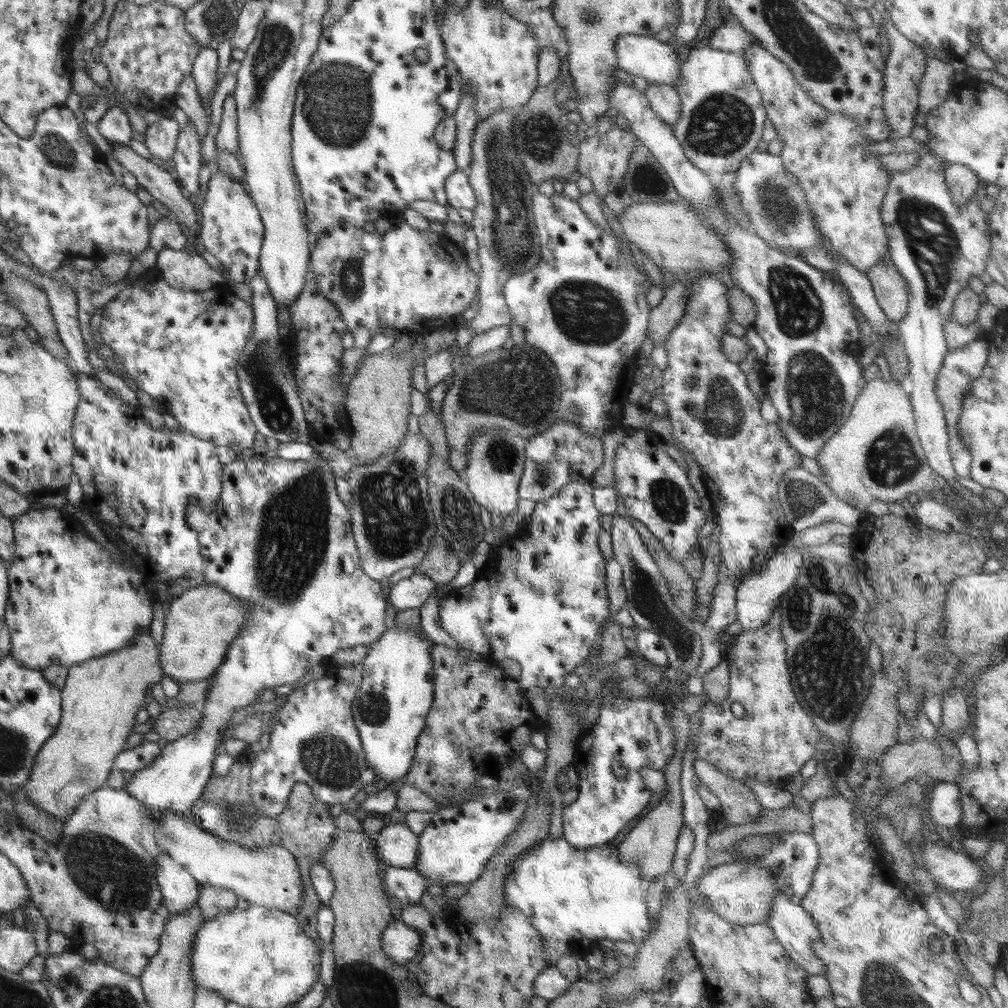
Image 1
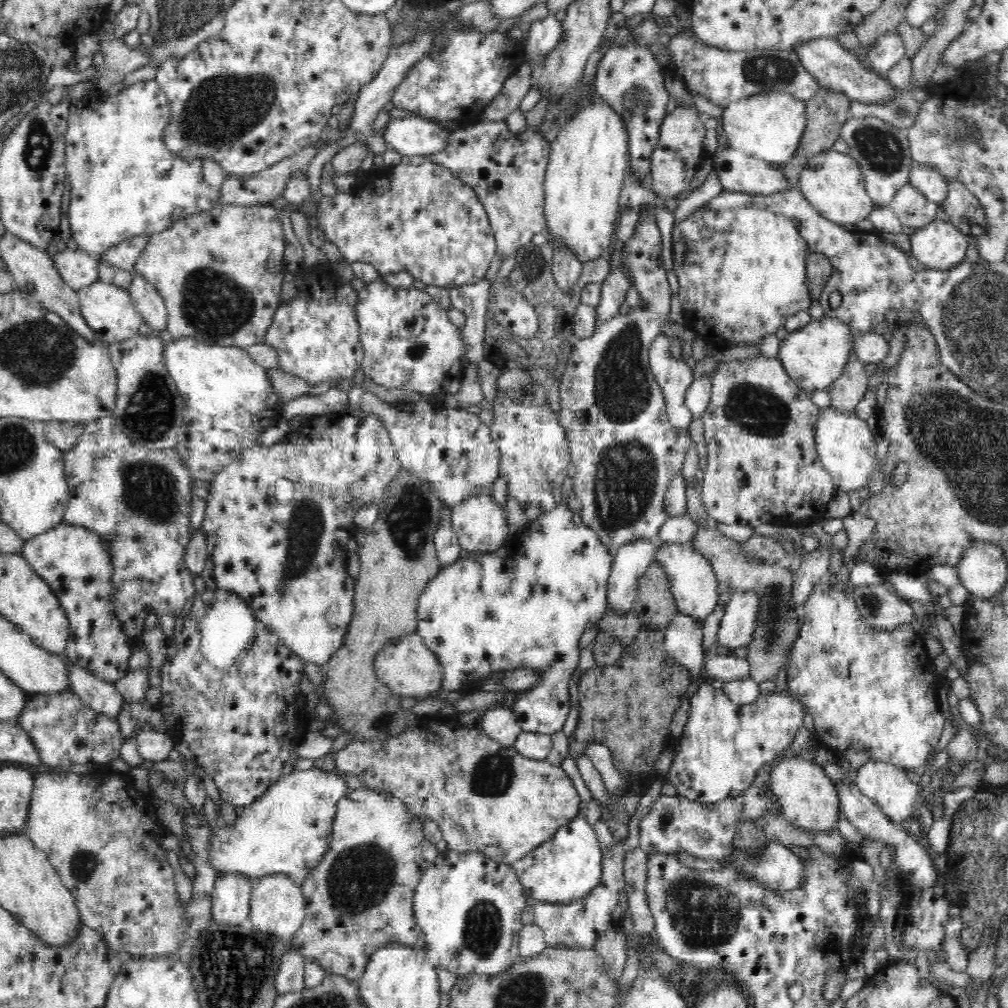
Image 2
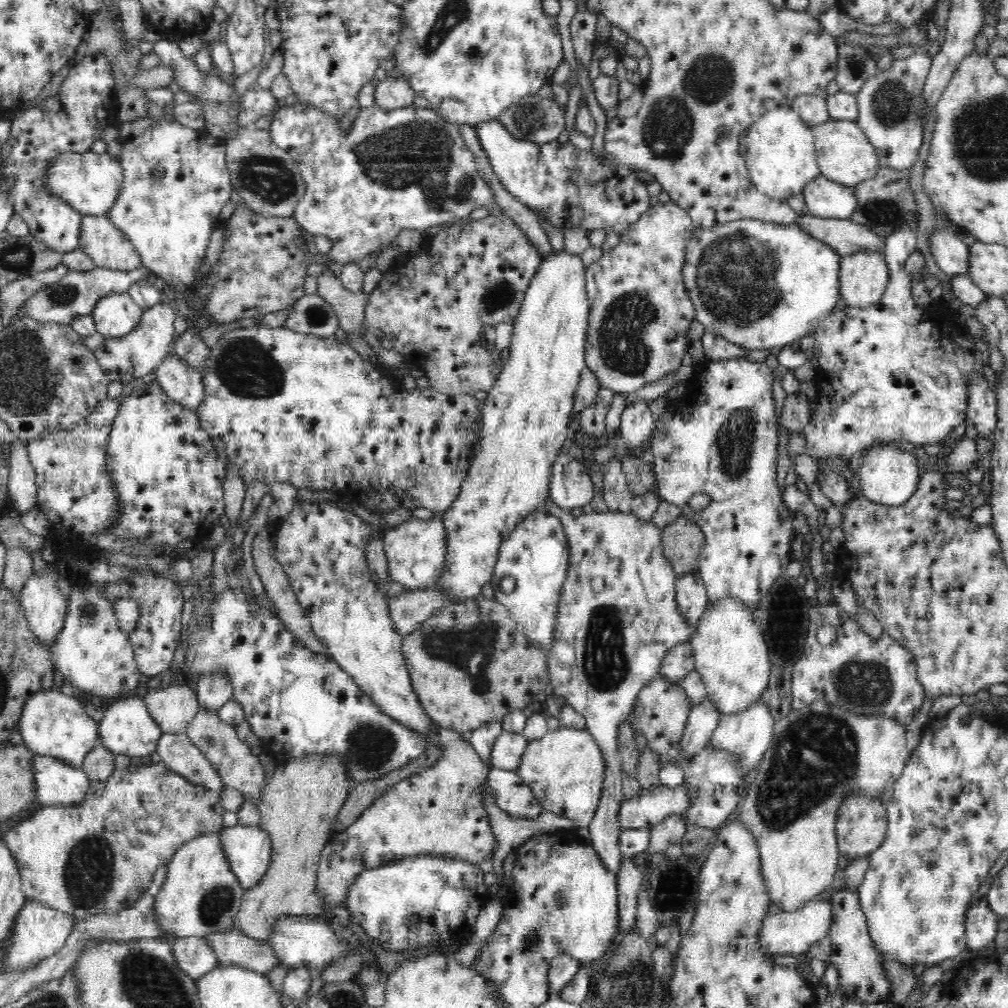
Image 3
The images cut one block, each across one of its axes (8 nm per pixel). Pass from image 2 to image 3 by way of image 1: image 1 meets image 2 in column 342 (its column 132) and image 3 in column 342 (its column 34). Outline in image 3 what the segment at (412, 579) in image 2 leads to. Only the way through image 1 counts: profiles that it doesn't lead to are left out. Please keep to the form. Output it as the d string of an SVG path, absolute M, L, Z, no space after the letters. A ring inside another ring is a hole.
M306 756L306 758L300 759L288 759L283 764L278 763L275 768L272 778L267 780L264 790L262 790L262 798L258 804L260 810L260 823L259 827L262 830L267 832L267 835L271 841L271 860L270 864L267 866L266 872L263 873L262 880L259 880L258 884L252 886L245 890L244 896L242 896L241 908L237 916L235 917L234 928L238 930L239 934L244 934L247 938L254 939L257 942L268 942L274 934L274 927L277 926L279 919L284 918L321 918L324 920L326 916L326 905L325 902L321 899L320 893L318 893L318 884L317 884L317 872L319 869L319 862L322 855L322 850L326 847L328 840L332 836L333 823L335 822L338 812L342 809L346 798L349 796L351 788L355 785L352 783L350 778L348 778L347 772L339 758L337 756L326 756L326 758L319 758L319 756Z

